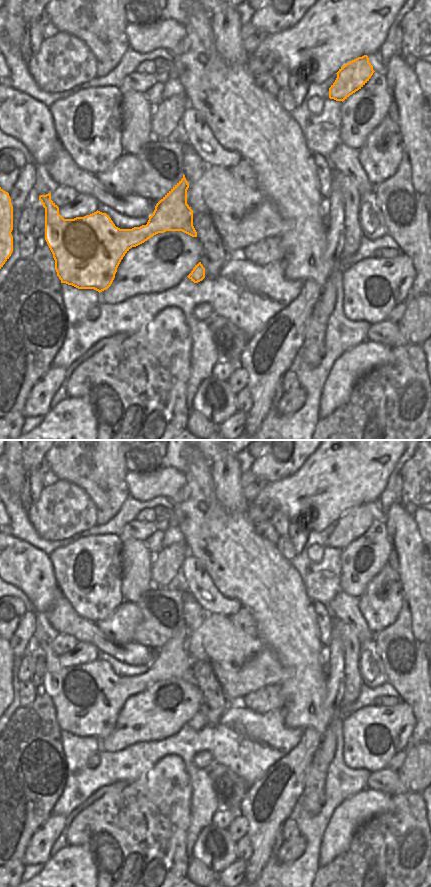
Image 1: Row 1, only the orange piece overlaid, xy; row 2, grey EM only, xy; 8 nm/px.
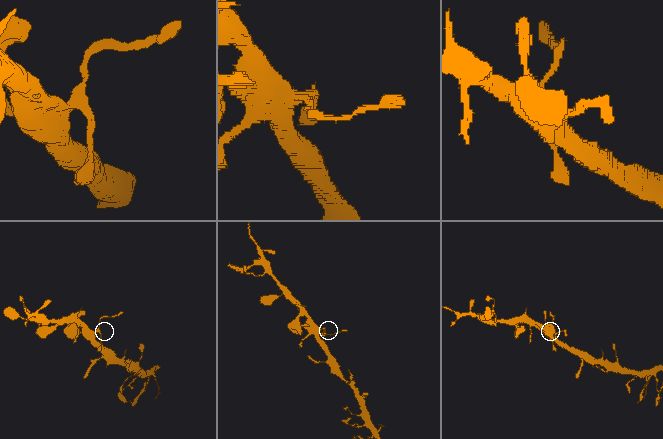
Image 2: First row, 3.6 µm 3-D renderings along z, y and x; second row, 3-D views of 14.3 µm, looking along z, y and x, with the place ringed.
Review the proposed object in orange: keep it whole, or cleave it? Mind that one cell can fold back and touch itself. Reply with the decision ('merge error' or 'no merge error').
no merge error

